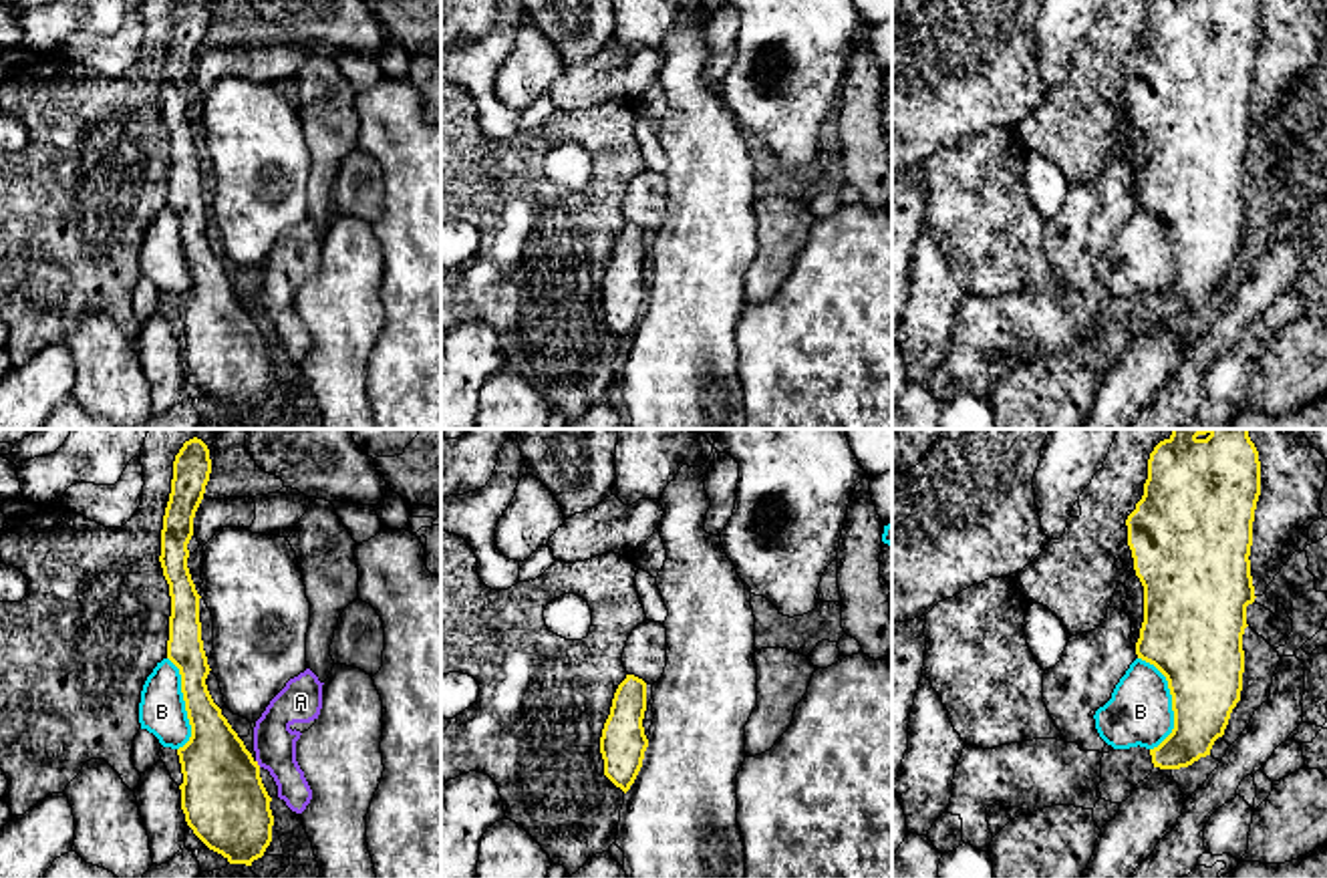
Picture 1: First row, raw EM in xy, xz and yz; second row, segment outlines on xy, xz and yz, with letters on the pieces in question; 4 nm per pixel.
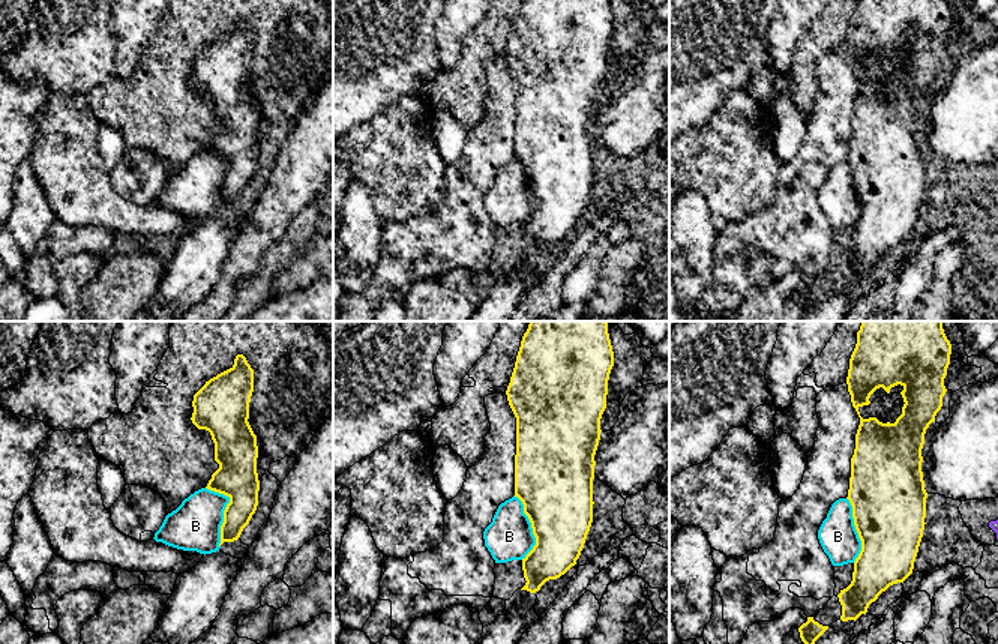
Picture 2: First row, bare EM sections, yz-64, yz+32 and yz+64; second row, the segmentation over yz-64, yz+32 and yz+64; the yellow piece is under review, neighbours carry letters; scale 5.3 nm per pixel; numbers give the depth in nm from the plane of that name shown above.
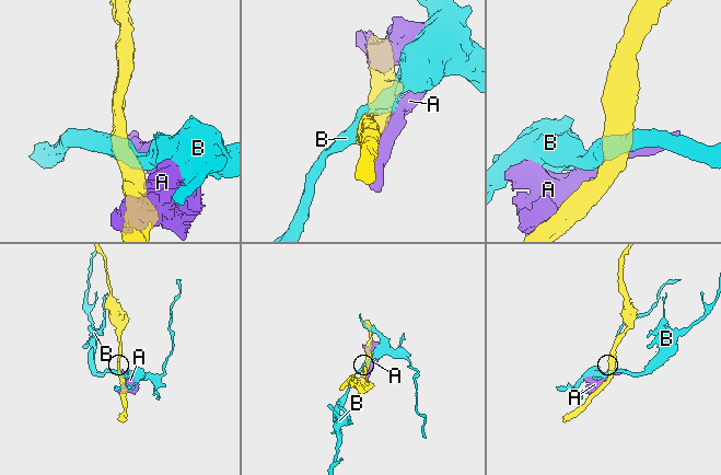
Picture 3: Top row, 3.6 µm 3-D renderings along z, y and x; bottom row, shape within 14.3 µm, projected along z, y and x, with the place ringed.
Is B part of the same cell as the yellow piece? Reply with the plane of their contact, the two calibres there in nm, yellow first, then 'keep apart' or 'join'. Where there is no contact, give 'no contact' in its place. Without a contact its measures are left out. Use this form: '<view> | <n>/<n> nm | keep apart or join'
yz | 360/260 nm | keep apart

